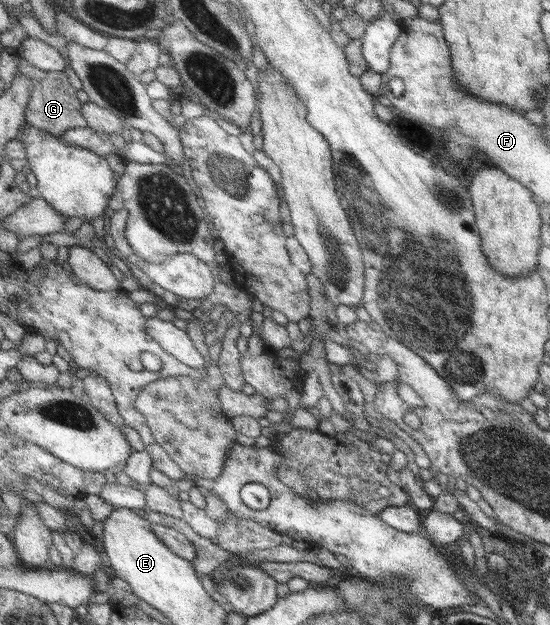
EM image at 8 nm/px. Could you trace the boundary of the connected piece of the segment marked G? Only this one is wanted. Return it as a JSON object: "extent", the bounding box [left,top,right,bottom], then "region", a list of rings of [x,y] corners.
{"extent":[18,56,91,137],"region":[[[20,56],[18,76],[33,80],[33,99],[27,107],[27,123],[35,128],[45,130],[53,136],[62,137],[71,129],[91,128],[87,118],[83,116],[83,102],[77,96],[77,90],[71,85],[67,72],[45,71],[33,65],[29,59]]]}

